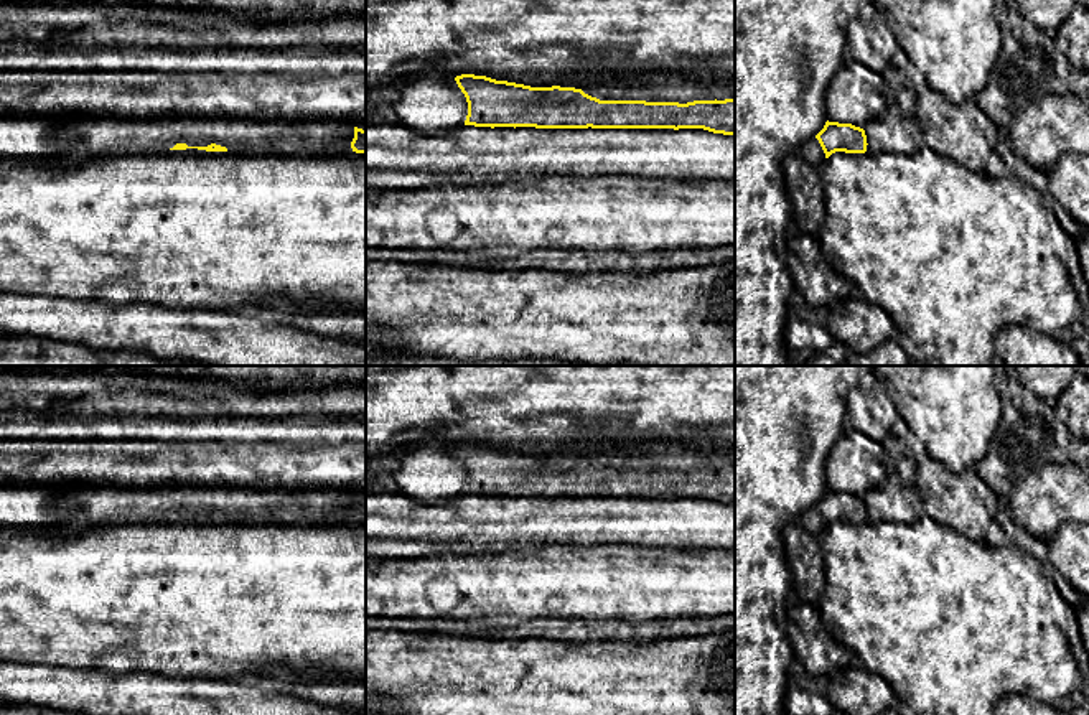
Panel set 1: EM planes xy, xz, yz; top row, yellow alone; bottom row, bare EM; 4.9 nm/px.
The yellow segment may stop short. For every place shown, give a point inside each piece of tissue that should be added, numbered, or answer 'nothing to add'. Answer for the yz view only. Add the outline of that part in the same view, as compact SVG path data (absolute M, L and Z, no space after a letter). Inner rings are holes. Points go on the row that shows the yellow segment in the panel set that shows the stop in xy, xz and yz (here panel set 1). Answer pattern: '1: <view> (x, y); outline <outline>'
1: yz (811, 150); outline M816 137L806 140L799 147L799 152L814 166L819 166L825 160L825 153Z

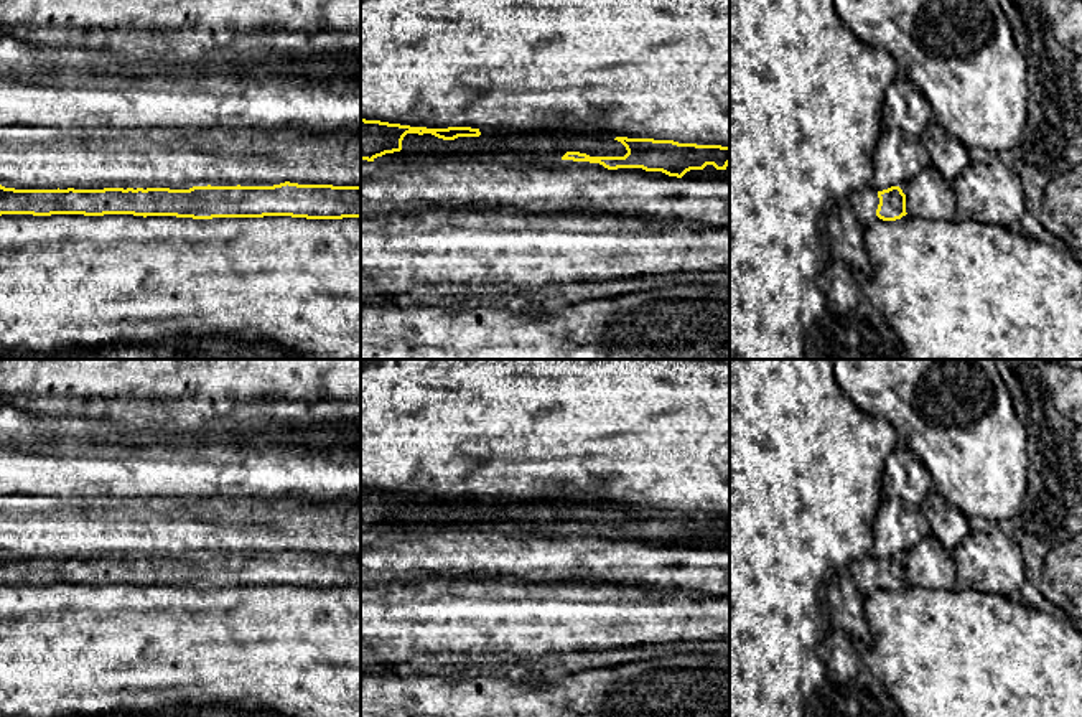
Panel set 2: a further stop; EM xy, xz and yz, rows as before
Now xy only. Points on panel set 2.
nothing to add

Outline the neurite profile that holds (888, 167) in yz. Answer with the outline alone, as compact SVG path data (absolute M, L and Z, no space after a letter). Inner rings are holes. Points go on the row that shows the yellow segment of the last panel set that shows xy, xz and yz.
M883 127L873 157L873 188L883 191L899 186L906 193L907 183L930 165L919 138L904 135L896 127Z

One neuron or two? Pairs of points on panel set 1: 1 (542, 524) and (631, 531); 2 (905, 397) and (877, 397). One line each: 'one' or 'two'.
1: one
2: two

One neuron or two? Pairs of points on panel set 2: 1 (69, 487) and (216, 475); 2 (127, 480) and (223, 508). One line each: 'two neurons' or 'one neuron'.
1: one neuron
2: two neurons

